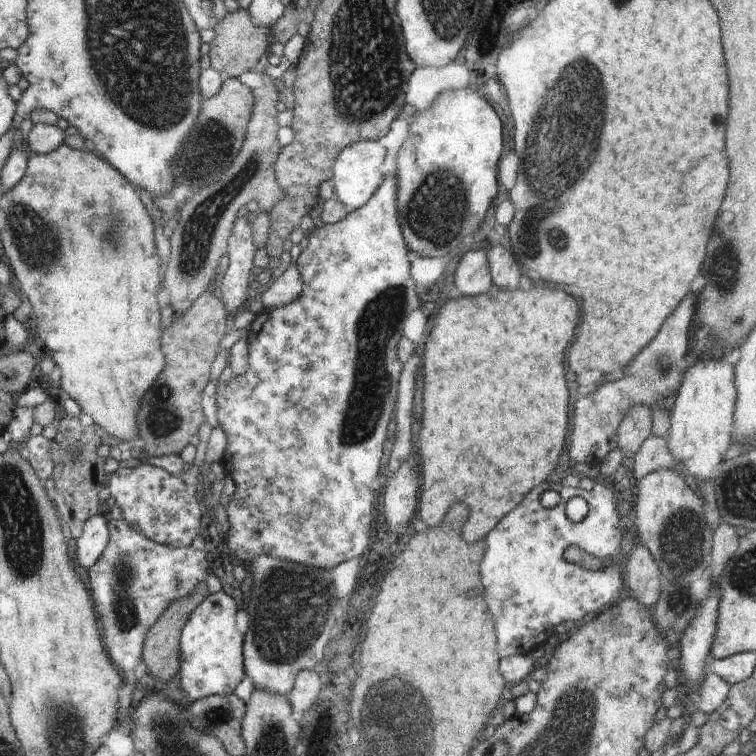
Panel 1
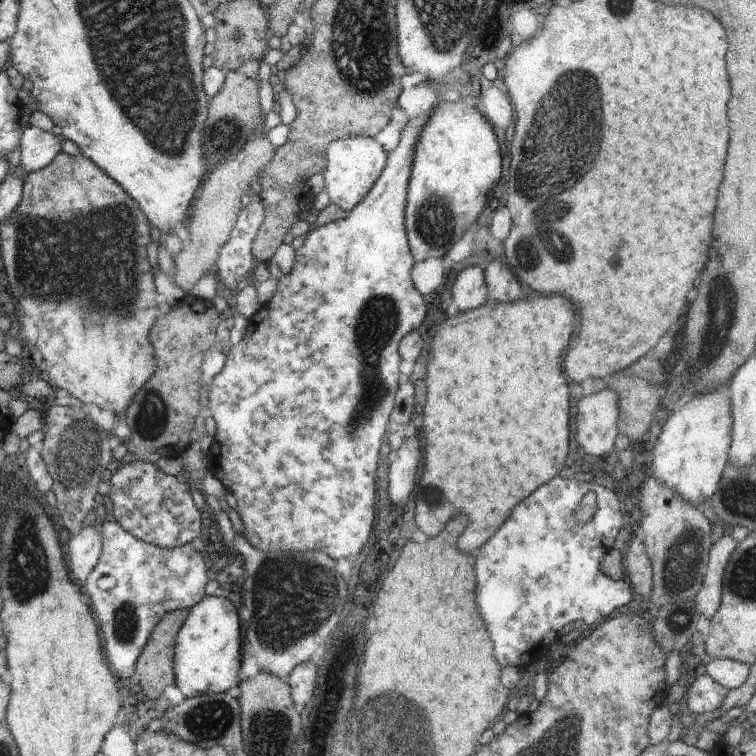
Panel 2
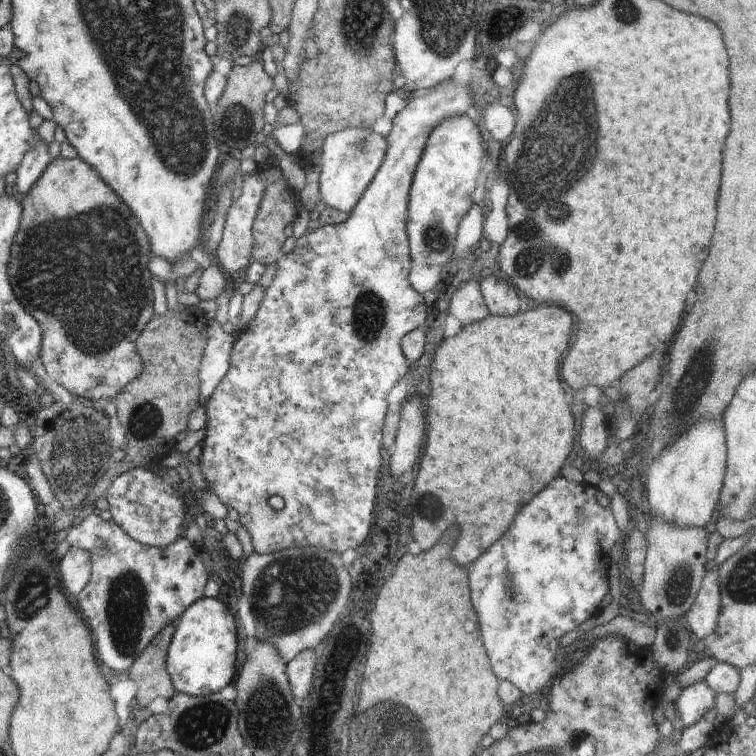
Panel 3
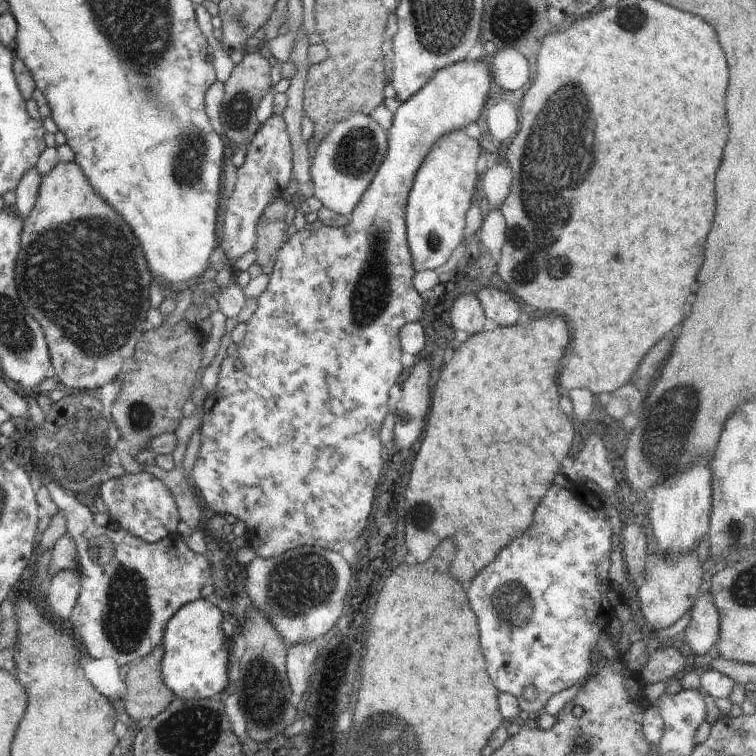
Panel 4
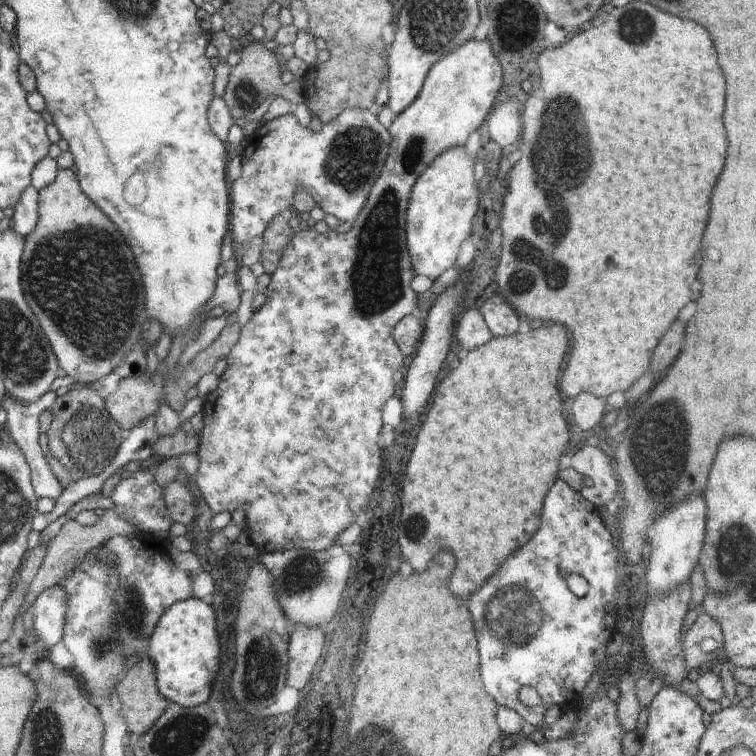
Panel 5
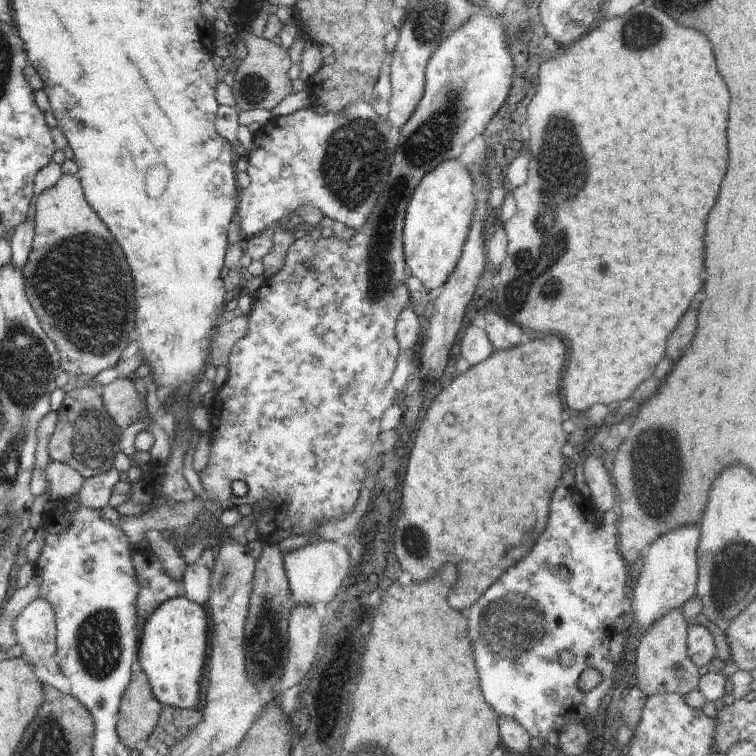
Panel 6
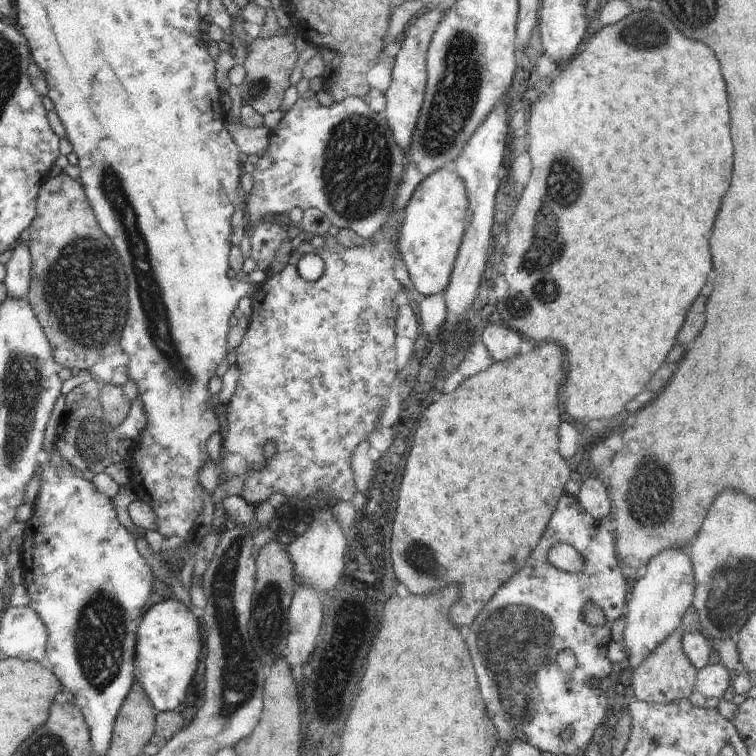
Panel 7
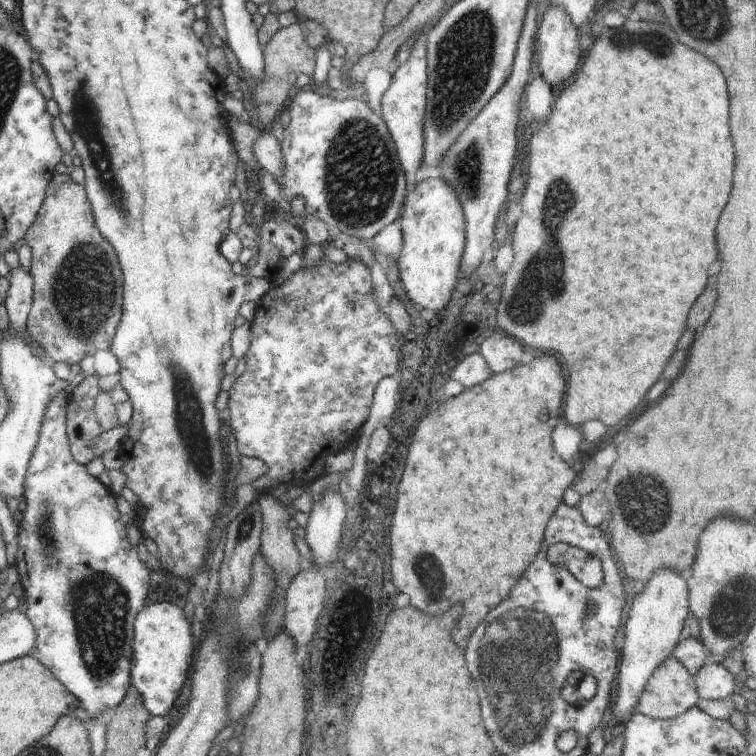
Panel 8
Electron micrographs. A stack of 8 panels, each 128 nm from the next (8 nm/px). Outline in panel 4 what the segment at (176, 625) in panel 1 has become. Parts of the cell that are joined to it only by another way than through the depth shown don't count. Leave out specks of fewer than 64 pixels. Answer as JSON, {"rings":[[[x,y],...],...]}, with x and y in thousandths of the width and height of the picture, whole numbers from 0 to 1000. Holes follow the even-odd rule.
{"rings":[[[213,851],[164,885],[168,922],[163,930],[165,940],[177,955],[192,955],[205,948],[234,922],[216,901],[216,865]]]}

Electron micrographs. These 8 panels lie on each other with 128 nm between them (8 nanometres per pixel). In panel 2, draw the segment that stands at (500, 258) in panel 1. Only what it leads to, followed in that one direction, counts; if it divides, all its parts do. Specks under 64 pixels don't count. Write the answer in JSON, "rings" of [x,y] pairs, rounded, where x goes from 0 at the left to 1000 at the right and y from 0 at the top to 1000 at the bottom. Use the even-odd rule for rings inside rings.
{"rings":[[[644,345],[639,351],[639,361],[648,386],[648,397],[677,399],[690,394],[690,381],[685,368],[669,347]]]}

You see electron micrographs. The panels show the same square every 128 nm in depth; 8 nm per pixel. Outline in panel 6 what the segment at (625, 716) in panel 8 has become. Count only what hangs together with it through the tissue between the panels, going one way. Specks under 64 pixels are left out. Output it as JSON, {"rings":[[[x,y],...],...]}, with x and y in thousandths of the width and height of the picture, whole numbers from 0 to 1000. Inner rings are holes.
{"rings":[[[903,693],[897,698],[866,712],[849,731],[849,754],[844,769],[839,772],[839,791],[831,808],[836,835],[844,833],[847,840],[882,810],[902,804],[903,799],[922,786],[922,725],[927,706],[925,694]]]}

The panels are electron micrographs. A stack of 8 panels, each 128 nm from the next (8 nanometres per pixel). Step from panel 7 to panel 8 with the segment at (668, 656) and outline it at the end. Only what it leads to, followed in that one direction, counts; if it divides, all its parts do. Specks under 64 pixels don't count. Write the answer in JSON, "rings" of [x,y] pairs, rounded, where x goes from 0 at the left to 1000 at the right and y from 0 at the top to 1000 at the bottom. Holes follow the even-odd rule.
{"rings":[[[888,866],[862,889],[861,897],[857,897],[857,907],[852,910],[852,918],[847,921],[847,929],[841,931],[841,940],[857,950],[889,952],[889,950],[905,944],[907,939],[915,939],[925,929],[925,923],[918,896]]]}

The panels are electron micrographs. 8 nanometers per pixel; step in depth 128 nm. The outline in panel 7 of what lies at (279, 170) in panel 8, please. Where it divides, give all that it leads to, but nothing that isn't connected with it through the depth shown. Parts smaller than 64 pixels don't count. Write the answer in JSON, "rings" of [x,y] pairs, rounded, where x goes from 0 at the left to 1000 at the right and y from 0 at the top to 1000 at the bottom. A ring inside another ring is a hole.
{"rings":[[[302,153],[299,155],[298,168],[320,201],[321,208],[328,204],[340,204],[343,208],[348,205],[356,187],[354,169],[332,171],[323,164],[313,165],[310,160],[302,160]]]}

